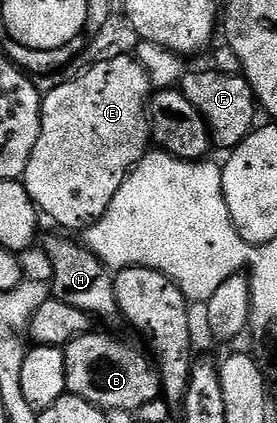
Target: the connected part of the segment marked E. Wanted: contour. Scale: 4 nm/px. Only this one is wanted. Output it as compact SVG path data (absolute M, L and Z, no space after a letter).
M121 55L97 63L84 74L44 95L40 137L36 137L36 149L32 149L32 157L28 157L24 182L26 192L45 218L47 215L52 222L70 231L81 232L91 227L106 212L108 205L112 205L112 197L116 197L120 185L124 185L134 166L151 146L148 118L151 94L150 82L137 59Z

